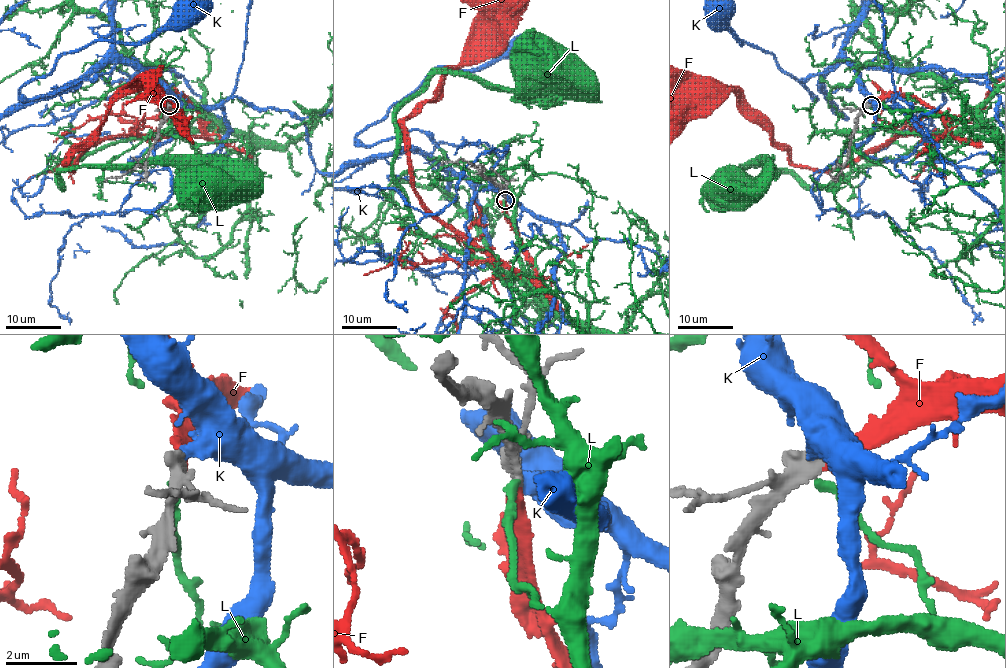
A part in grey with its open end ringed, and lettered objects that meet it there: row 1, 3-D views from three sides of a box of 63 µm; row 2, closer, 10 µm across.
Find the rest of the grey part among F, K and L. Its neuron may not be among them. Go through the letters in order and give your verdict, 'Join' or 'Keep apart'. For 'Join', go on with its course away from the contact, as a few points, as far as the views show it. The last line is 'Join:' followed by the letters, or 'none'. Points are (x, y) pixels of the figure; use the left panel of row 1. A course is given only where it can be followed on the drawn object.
F: Join. Its course: (170, 105), (181, 97), (200, 135), (113, 135), (68, 167), (130, 88), (152, 82), (185, 105)
K: Keep apart
L: Keep apart
Join: F

